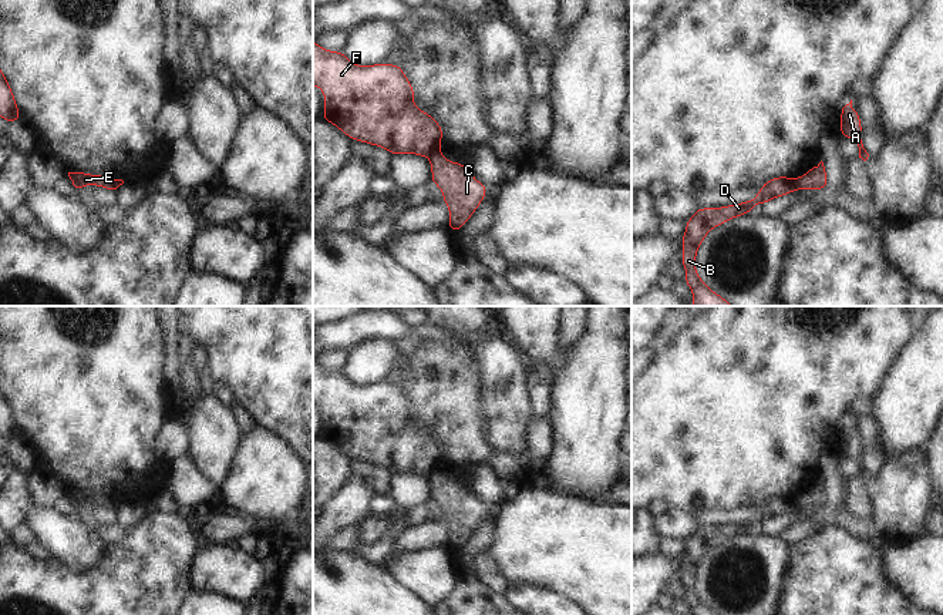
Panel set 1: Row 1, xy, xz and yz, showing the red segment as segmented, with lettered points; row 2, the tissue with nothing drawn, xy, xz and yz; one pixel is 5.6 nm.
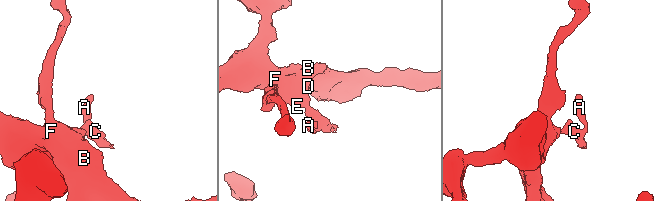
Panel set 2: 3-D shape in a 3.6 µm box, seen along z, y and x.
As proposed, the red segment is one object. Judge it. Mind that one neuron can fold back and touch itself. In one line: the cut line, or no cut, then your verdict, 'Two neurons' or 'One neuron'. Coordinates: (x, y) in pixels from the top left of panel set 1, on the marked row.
Split along xz (438, 150), (428, 155). Two neurons.

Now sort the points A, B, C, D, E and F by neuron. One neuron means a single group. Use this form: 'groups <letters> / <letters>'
groups A C / B D E F

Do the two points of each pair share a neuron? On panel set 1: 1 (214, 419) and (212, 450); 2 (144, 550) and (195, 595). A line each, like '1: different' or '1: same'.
1: same
2: different

